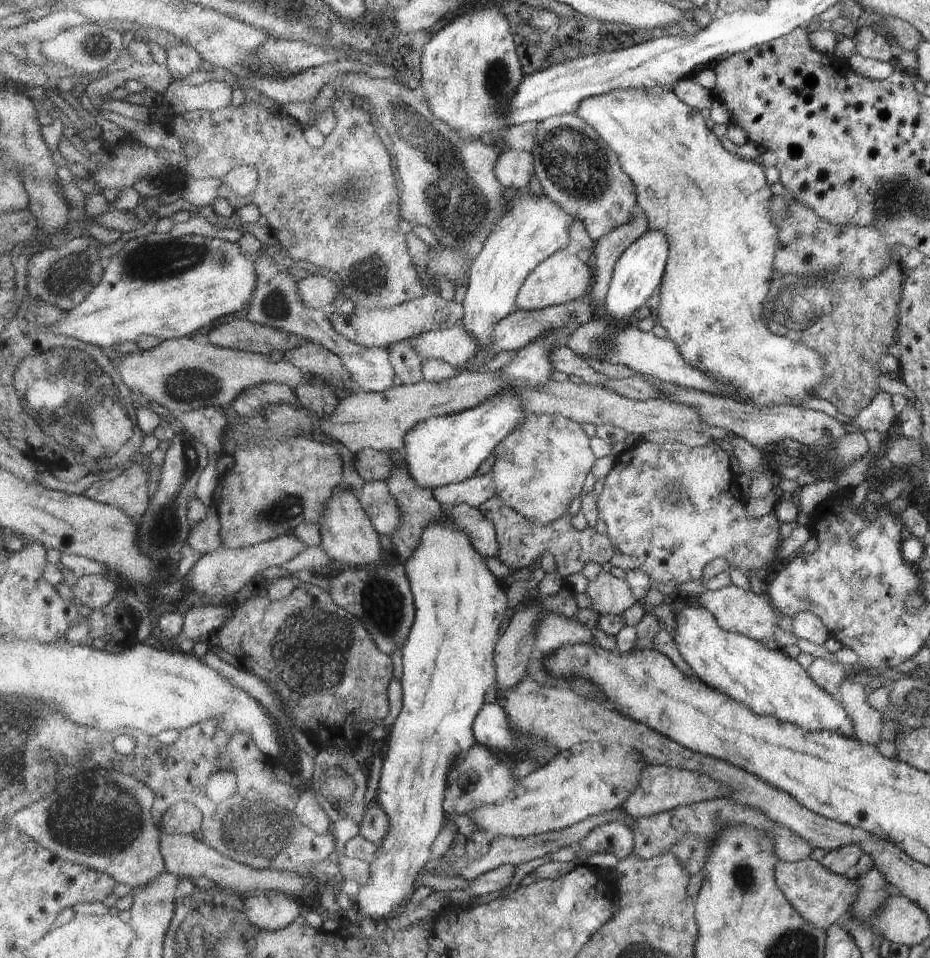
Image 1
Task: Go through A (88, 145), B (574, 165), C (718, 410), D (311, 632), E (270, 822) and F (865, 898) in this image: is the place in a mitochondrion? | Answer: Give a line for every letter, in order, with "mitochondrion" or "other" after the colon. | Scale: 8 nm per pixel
A: other
B: mitochondrion
C: other
D: mitochondrion
E: mitochondrion
F: mitochondrion

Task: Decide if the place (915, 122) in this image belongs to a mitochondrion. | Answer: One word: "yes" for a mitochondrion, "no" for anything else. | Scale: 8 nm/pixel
no

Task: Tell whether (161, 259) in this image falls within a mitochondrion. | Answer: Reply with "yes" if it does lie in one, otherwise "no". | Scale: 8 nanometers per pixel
yes

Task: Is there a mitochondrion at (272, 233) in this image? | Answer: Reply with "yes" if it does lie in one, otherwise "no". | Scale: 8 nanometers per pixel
no

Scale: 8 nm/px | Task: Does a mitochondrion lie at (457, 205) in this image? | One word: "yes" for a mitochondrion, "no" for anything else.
yes

